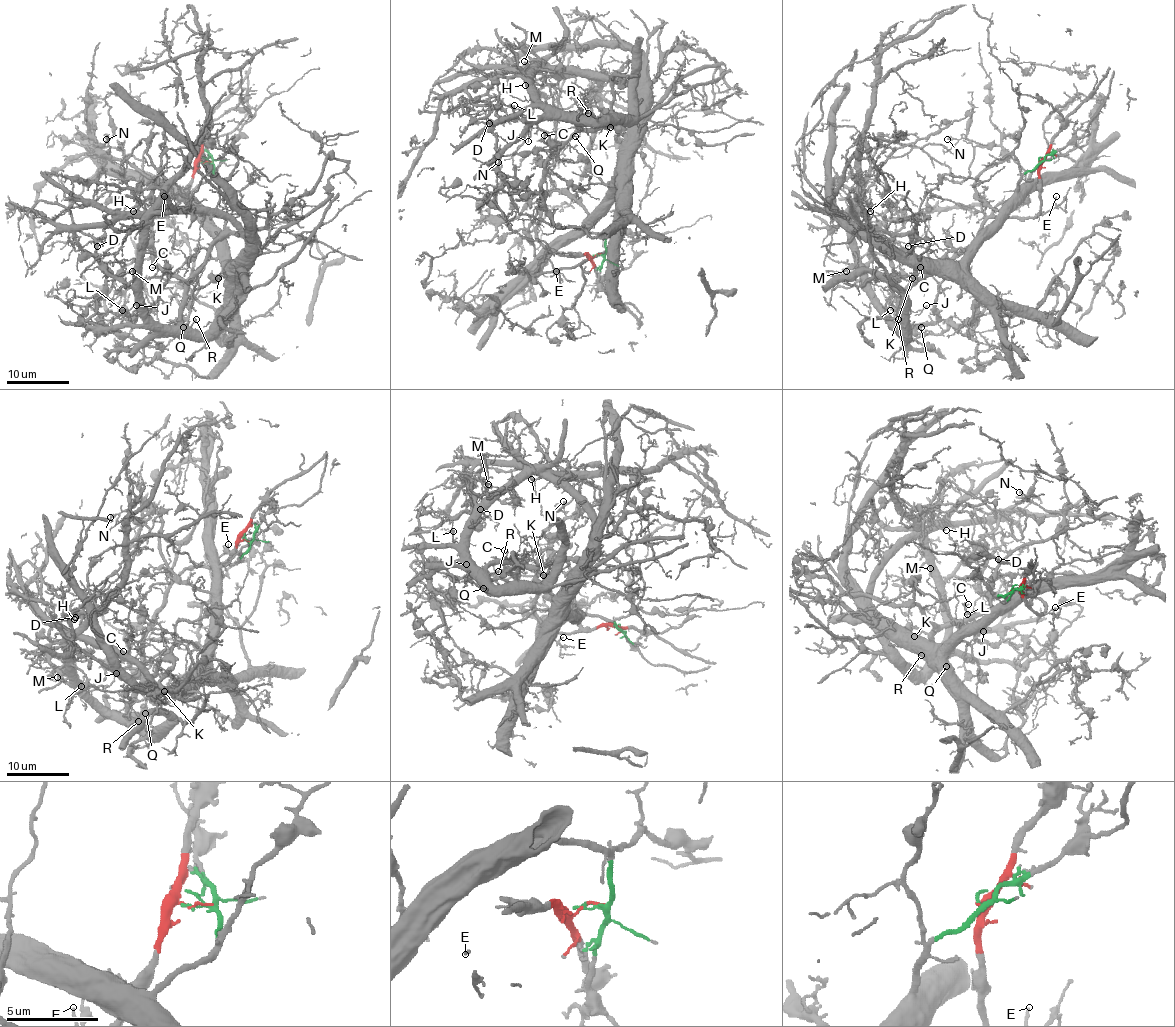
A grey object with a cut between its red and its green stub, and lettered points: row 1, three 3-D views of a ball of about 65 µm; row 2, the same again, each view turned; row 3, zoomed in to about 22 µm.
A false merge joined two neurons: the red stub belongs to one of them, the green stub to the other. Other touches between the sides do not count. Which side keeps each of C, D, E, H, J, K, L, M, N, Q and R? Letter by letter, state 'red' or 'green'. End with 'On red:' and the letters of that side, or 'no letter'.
C: red
D: red
E: red
H: green
J: red
K: red
L: red
M: red
N: green
Q: red
R: red
On red: C, D, E, J, K, L, M, Q, R

